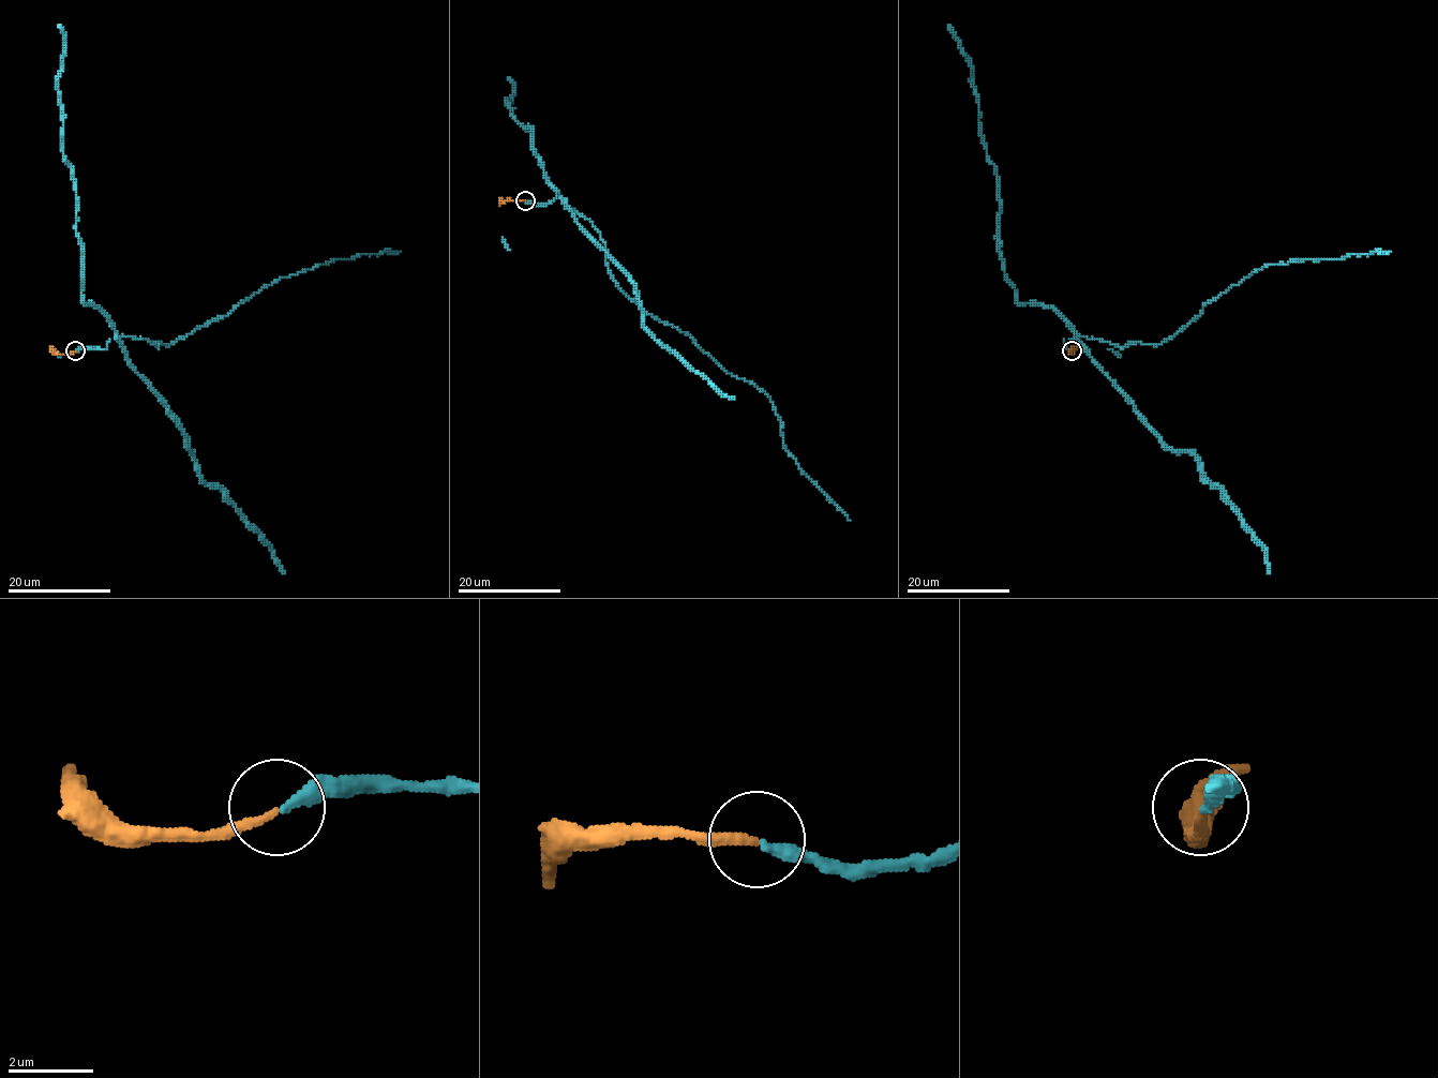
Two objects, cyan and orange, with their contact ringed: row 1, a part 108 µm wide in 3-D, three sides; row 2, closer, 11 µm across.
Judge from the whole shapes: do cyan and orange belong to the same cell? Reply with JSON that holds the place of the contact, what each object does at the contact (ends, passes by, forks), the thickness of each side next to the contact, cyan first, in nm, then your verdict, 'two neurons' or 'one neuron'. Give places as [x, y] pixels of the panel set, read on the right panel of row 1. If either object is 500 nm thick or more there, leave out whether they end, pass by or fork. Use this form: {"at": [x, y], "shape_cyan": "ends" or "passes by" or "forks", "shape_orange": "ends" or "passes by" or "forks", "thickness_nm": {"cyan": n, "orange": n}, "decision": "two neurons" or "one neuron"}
{"at": [1072, 350], "shape_cyan": "ends", "shape_orange": "ends", "thickness_nm": {"cyan": 300, "orange": 200}, "decision": "one neuron"}

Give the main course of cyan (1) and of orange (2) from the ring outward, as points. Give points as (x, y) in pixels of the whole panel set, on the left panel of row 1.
1: (76, 350), (105, 348), (108, 340), (121, 335), (170, 344), (283, 278), (331, 259), (400, 251)
2: (75, 350), (57, 354), (49, 346)

